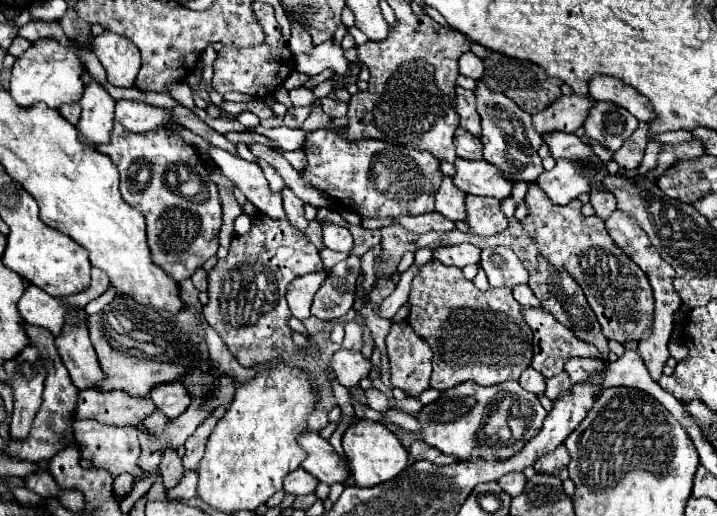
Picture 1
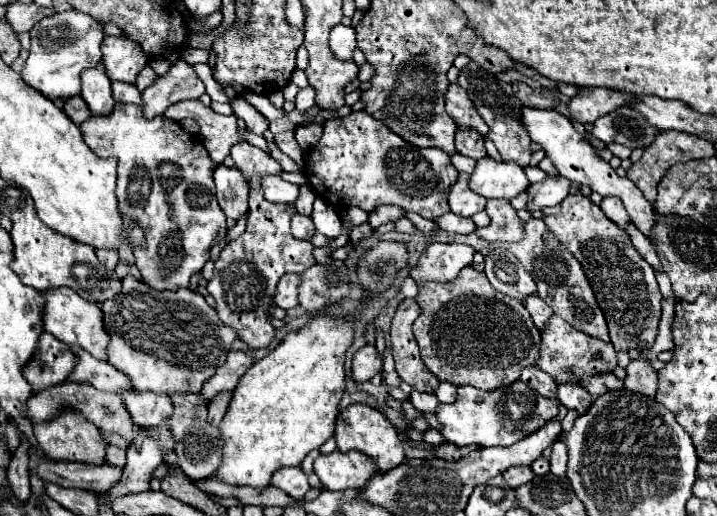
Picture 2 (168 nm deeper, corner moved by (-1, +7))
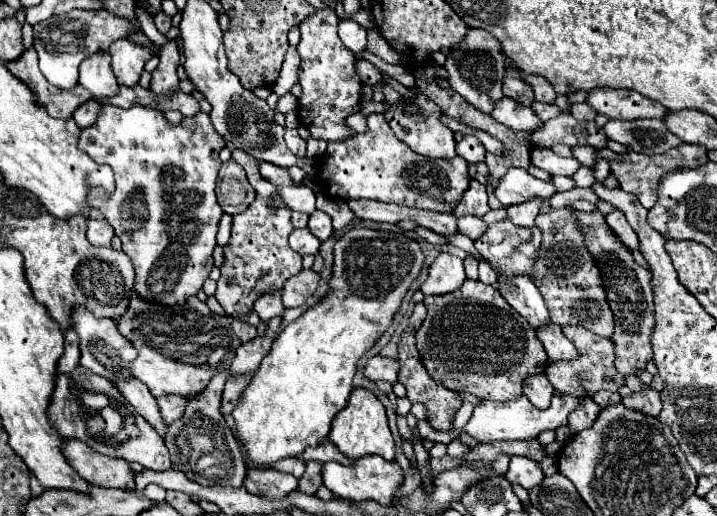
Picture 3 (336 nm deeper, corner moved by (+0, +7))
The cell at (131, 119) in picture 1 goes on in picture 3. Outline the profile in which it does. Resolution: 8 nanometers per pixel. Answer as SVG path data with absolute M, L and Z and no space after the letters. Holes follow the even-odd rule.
M167 41L159 49L159 67L153 71L153 81L151 81L151 91L155 95L171 95L173 91L179 89L179 77L177 77L177 67L179 67L179 45L177 41Z

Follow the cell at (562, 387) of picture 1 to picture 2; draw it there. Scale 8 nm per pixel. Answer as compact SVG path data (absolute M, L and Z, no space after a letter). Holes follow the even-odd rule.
M560 383L558 385L558 401L564 403L566 409L576 409L576 411L584 413L592 403L592 395L578 383Z

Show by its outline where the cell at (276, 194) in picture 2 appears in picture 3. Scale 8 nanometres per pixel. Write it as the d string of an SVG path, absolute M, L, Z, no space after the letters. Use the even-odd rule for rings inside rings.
M279 187L279 193L289 209L307 215L315 211L315 193L309 187Z

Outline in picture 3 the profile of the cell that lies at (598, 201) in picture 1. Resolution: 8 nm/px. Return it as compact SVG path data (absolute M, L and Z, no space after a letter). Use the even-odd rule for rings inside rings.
M619 209L613 211L613 213L609 213L609 215L605 217L605 221L607 221L607 225L615 231L615 235L617 235L627 247L631 247L631 249L637 249L637 247L639 247L639 239L637 239L637 235L635 235L635 231L629 227L625 215L621 215Z

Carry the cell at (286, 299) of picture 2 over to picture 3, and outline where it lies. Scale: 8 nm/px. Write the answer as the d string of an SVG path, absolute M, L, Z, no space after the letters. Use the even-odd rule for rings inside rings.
M273 291L273 293L261 295L261 299L257 299L253 311L259 315L261 321L269 321L275 315L283 315L285 307L281 303L281 291Z

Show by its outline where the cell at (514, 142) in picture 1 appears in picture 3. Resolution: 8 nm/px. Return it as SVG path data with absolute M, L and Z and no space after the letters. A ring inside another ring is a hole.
M469 29L465 39L449 49L445 69L449 87L483 113L491 113L493 103L503 97L501 79L505 73L505 55L501 51L501 43L483 29Z

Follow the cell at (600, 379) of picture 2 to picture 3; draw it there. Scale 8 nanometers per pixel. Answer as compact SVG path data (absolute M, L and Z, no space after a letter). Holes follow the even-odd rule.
M599 391L599 393L593 397L593 401L595 401L599 407L609 407L609 405L613 405L613 403L621 403L621 397L619 397L619 393Z

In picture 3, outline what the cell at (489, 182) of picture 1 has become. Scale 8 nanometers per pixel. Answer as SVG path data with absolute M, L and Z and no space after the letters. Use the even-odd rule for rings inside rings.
M509 169L507 175L501 179L501 185L495 189L497 199L509 207L519 205L535 197L551 197L555 195L555 187L551 181L541 181L533 175L529 175L525 169Z

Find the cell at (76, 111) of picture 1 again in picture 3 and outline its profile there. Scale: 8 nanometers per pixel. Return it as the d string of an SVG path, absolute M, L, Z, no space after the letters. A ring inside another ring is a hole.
M87 101L87 103L83 103L83 105L75 111L73 119L75 119L75 123L77 123L81 129L85 129L85 127L91 127L91 125L97 121L99 111L101 111L101 105L99 105L97 101Z

